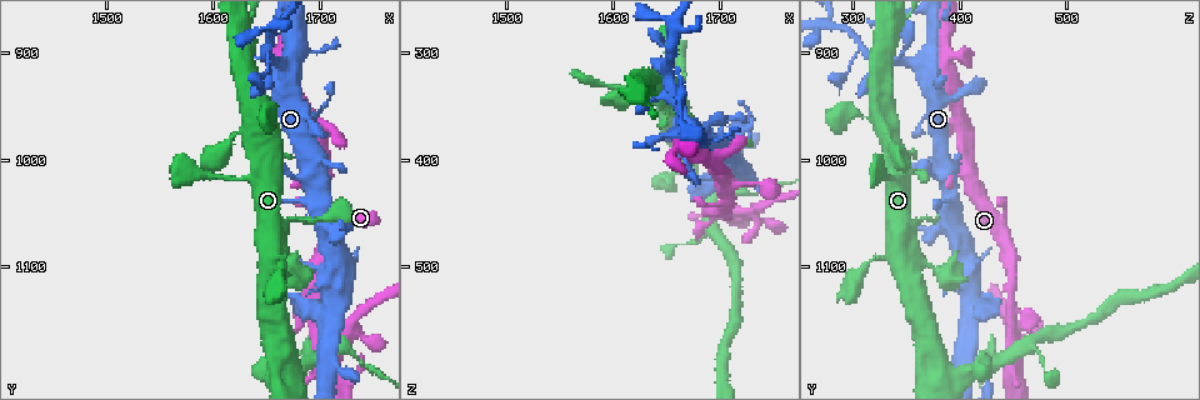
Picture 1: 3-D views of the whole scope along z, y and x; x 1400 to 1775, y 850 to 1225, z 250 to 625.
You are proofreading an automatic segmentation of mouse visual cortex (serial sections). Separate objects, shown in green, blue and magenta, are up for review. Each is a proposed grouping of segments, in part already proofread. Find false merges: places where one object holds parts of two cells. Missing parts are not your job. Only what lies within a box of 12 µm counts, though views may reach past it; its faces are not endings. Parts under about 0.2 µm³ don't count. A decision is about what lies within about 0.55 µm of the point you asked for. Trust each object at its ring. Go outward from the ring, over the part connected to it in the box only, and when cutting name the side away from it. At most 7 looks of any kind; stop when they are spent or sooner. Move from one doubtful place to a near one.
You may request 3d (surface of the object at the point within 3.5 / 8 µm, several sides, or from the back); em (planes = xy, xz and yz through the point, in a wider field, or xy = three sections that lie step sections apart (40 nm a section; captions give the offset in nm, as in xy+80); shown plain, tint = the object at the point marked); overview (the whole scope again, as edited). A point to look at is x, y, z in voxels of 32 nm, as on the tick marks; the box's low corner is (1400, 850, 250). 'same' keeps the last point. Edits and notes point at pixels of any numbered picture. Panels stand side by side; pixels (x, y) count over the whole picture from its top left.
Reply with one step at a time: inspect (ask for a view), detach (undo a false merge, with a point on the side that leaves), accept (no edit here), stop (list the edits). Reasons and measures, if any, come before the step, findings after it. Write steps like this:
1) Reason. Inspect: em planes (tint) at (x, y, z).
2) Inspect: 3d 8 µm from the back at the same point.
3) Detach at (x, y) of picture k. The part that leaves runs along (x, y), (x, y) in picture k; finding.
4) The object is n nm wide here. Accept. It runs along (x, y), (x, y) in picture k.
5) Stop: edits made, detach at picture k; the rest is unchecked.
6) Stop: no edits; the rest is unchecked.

Three arms meet. Inspect: 3d 3.5 µm at (1666, 908, 362).

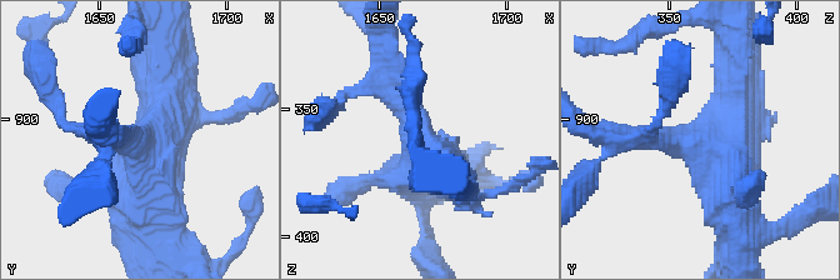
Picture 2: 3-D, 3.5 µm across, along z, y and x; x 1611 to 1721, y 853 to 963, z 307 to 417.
Inspect: em planes (tint) at (1665, 911, 360).

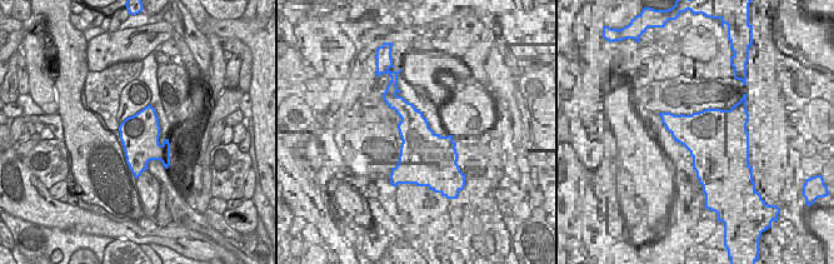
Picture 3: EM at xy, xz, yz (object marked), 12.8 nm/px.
The object is 500 nm wide here. Accept. It runs along (738, 239), (709, 150), (645, 139) in picture 2; one cell here.

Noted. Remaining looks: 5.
Three-way junction. Inspect: 3d 8 µm at (1656, 876, 282).

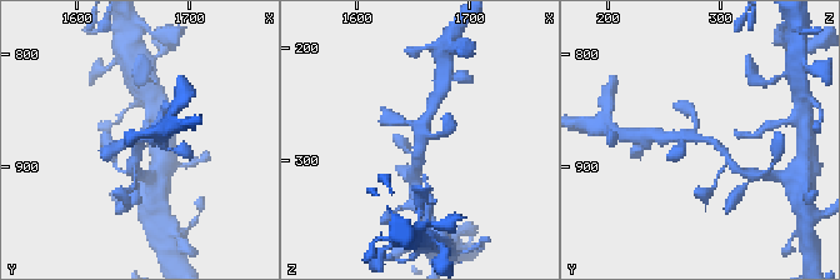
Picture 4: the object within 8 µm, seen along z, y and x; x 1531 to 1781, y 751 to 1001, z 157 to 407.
Inspect: 3d 3.5 µm at (1654, 874, 280).

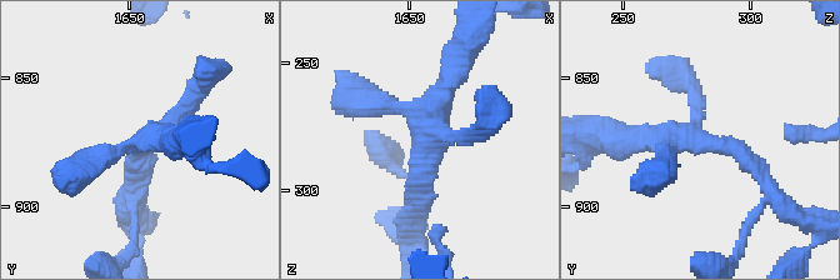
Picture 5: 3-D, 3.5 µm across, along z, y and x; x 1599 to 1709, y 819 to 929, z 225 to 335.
Inspect: em xy step 5 (tint) at (1655, 876, 280).

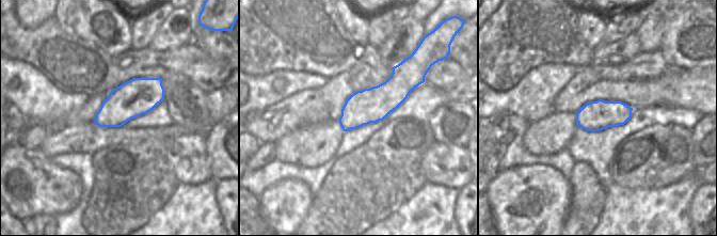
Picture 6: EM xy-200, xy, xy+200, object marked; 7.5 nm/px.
Accept. It runs along (413, 209), (424, 129), (370, 103) in picture 5; all the same cell.

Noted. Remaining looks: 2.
Three arms meet. Inspect: 3d 3.5 µm at (1700, 1158, 450).

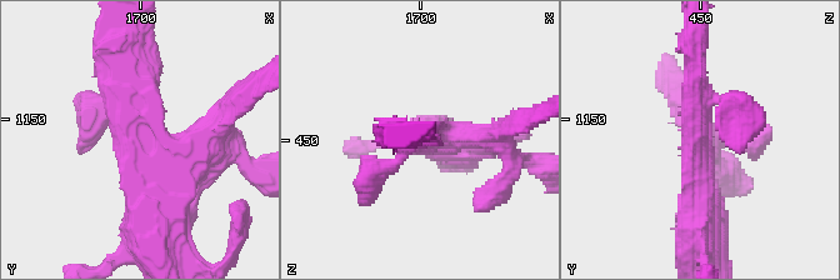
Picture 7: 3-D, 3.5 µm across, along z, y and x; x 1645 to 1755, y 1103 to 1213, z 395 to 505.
Need the tissue. Inspect: em xy step 3 (tint) at (1700, 1158, 450).

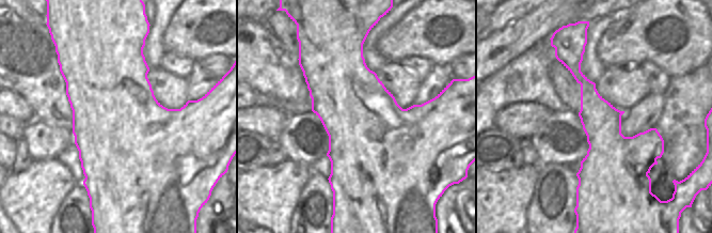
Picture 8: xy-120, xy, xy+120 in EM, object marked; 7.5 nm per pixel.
3 arms meet here; the arms are 300, 350, 450 nm wide. Accept. It runs along (581, 48), (575, 72), (597, 114), (595, 185) in picture 8; one cell here.

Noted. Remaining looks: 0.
Stop: no edits; the rest is unchecked.

